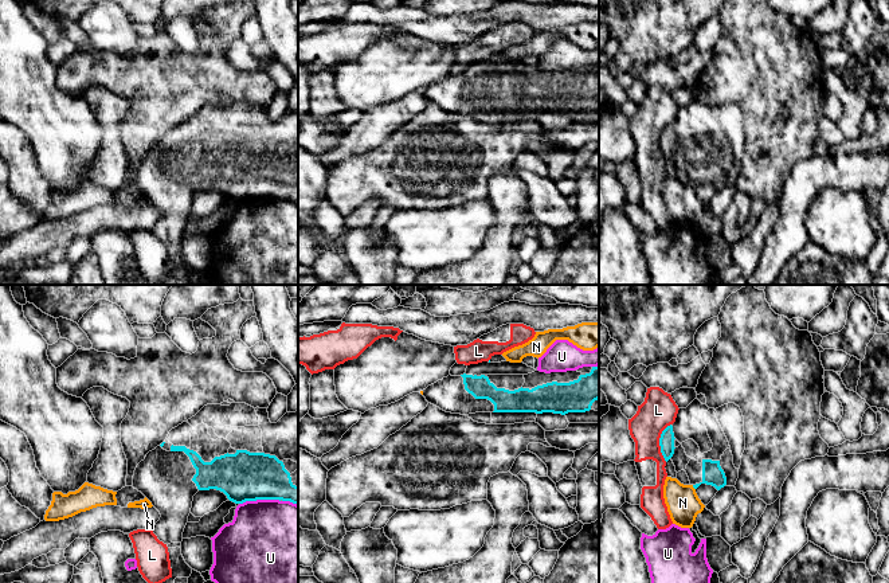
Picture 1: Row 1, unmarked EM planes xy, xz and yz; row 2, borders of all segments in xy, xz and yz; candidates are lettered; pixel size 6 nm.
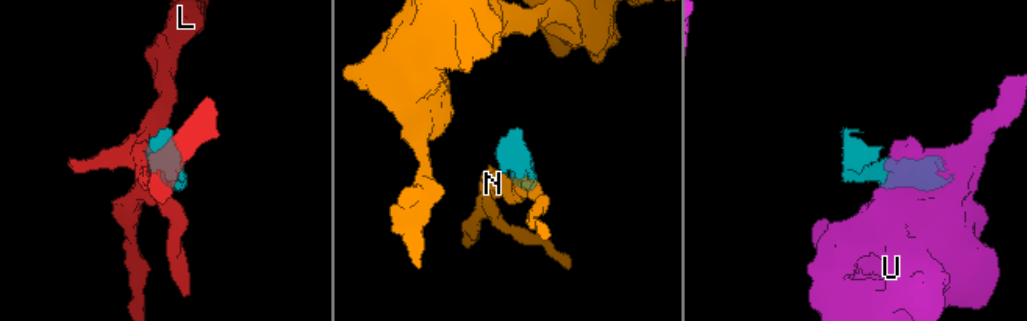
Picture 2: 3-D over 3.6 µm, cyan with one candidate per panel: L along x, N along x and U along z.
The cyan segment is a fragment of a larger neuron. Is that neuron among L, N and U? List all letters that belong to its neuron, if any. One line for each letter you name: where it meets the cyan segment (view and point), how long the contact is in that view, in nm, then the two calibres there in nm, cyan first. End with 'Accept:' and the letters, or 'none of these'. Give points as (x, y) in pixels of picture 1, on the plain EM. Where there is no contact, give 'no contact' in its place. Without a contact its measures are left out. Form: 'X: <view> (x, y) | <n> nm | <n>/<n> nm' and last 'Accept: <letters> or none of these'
Accept: none of these

